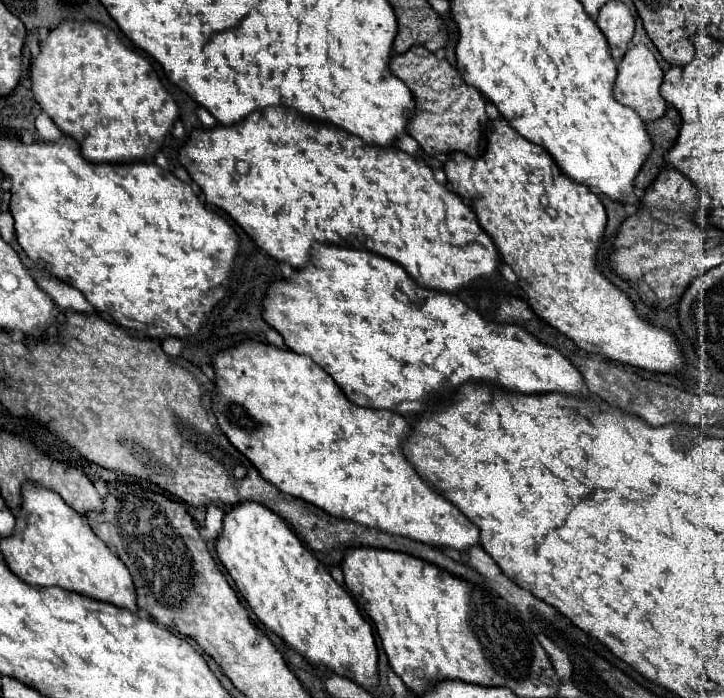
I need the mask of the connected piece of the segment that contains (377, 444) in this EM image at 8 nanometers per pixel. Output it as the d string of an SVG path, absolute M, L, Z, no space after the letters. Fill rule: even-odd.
M245 341L245 343L239 343L235 347L221 349L219 353L213 355L211 361L213 361L213 369L215 369L215 395L211 399L211 411L217 417L217 425L227 435L231 445L235 445L251 463L255 463L255 467L263 475L263 479L273 483L279 491L289 493L289 495L299 497L299 499L305 499L307 503L313 503L313 505L321 507L329 515L335 515L335 517L341 517L341 519L351 519L355 523L363 523L365 527L391 531L393 535L403 535L403 537L409 537L409 539L415 539L415 541L421 541L421 543L427 543L427 545L433 545L433 547L453 547L457 551L465 551L473 545L479 545L477 527L455 505L451 505L445 497L431 491L419 479L419 475L415 473L411 463L407 463L407 459L403 457L401 443L409 435L409 429L411 429L409 421L405 417L401 417L401 415L397 415L389 409L369 409L369 407L359 407L359 405L351 403L343 395L339 385L333 383L331 375L327 375L309 355L299 355L299 353L293 353L291 349L279 349L275 345L269 345L269 343Z

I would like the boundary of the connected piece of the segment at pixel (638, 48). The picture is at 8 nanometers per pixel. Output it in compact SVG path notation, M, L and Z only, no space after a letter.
M635 45L625 53L625 57L619 63L619 73L615 79L615 99L621 105L631 107L643 121L659 119L665 113L665 101L659 95L661 81L663 81L663 71L653 53L645 45Z

